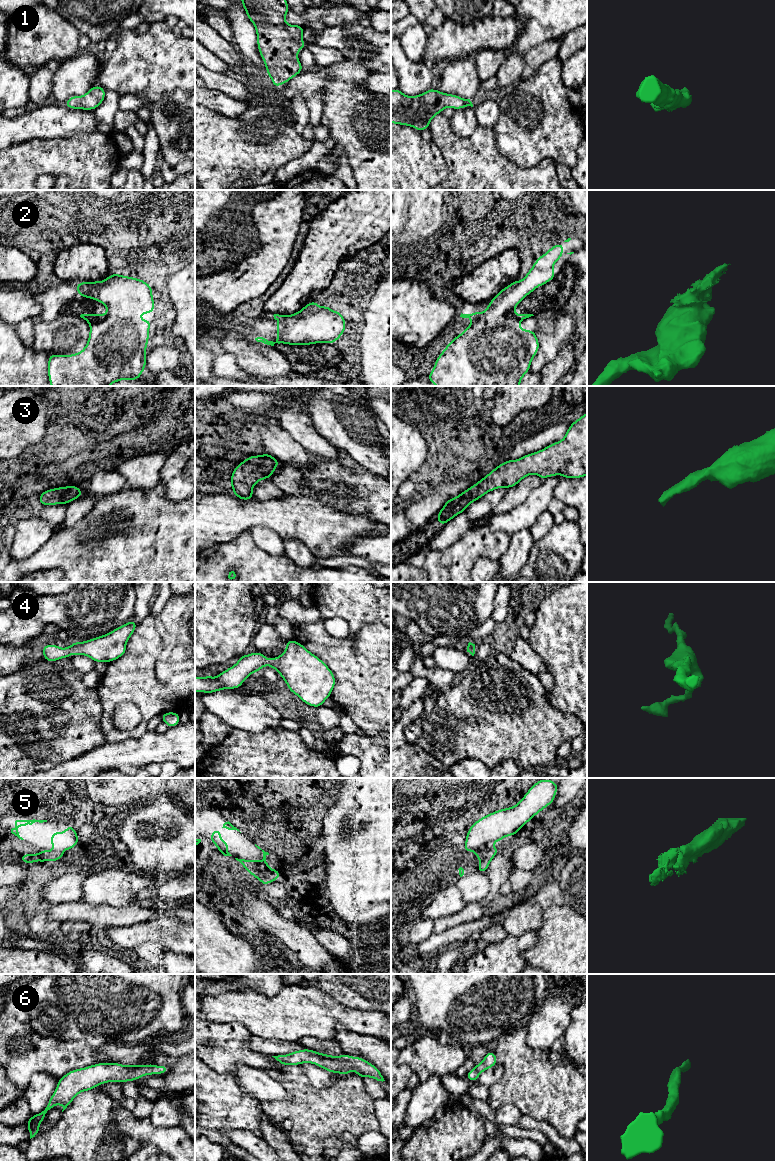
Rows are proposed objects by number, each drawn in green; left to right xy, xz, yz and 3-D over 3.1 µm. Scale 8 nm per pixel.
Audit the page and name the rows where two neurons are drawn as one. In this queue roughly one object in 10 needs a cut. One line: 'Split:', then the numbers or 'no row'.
Split: no row

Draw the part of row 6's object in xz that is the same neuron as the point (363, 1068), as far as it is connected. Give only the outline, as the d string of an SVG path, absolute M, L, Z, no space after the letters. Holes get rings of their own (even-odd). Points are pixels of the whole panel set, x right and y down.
M302 1049L290 1054L272 1057L281 1065L312 1063L331 1073L349 1075L351 1070L355 1070L356 1075L362 1078L370 1077L377 1081L385 1081L378 1068L361 1057L353 1057L346 1054L332 1056L310 1049Z

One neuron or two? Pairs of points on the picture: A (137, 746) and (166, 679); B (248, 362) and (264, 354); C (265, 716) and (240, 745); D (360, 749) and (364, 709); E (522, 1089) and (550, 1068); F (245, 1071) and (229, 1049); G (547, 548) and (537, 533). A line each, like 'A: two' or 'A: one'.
A: two
B: one
C: two
D: two
E: one
F: two
G: two

